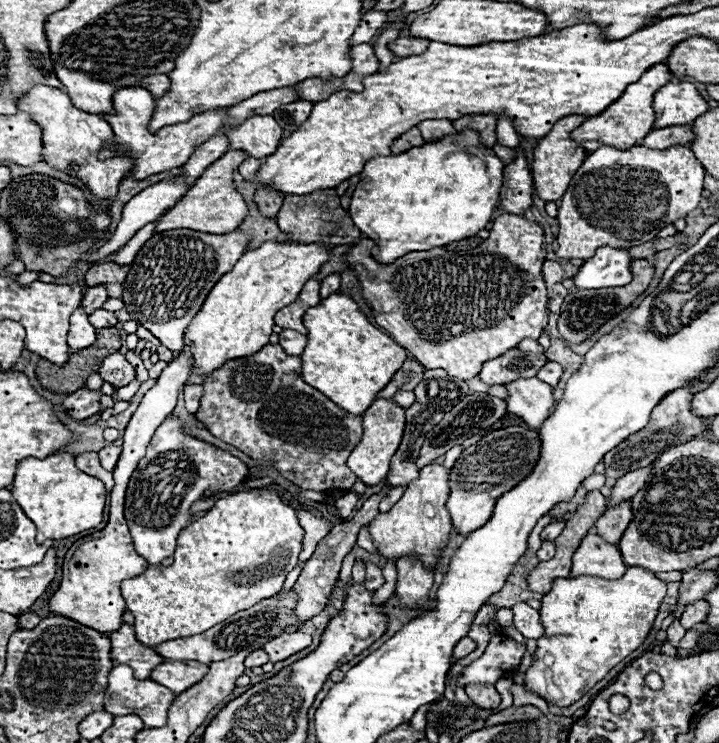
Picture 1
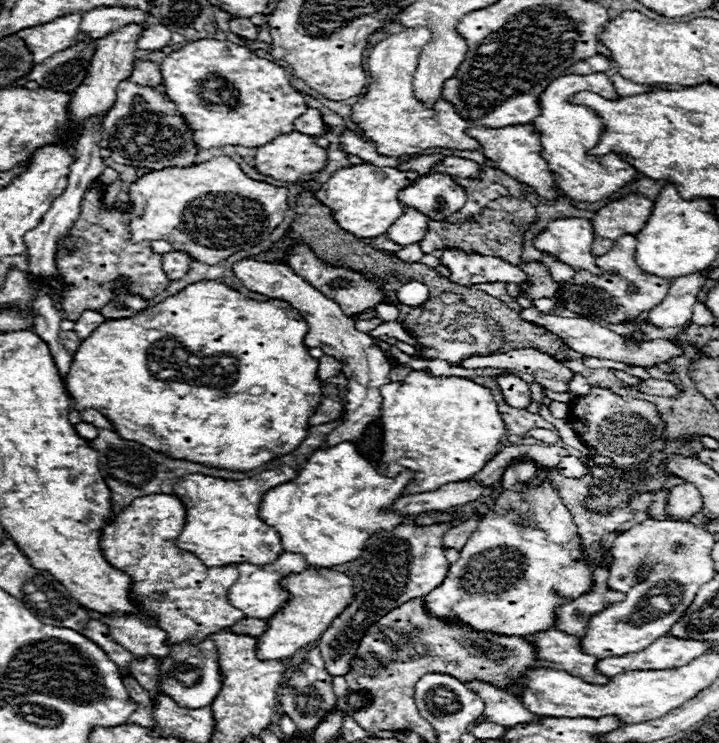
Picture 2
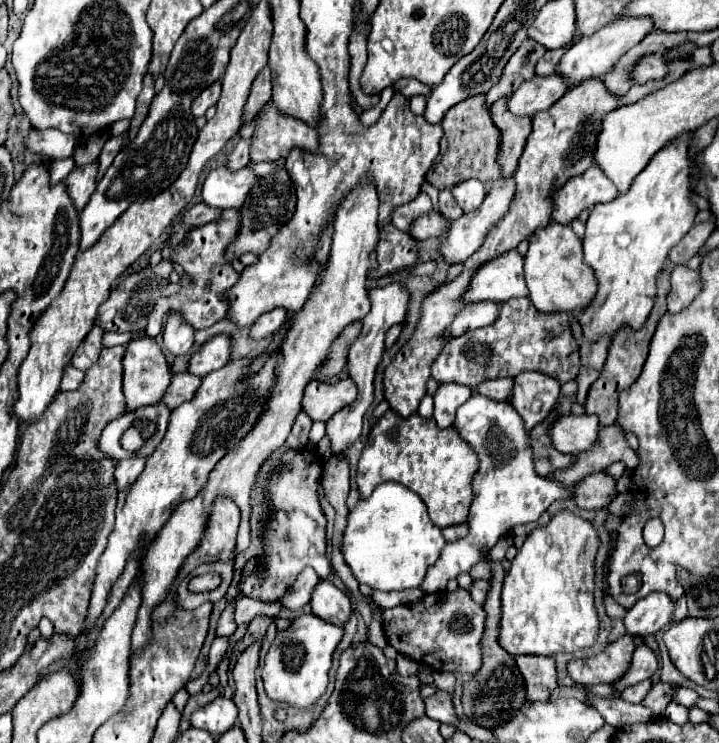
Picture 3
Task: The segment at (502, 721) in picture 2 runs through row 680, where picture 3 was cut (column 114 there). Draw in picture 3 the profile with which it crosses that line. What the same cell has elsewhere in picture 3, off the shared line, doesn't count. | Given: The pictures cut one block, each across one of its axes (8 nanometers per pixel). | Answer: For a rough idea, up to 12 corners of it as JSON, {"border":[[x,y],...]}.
{"border":[[126,458],[116,464],[114,482],[118,492],[136,482],[146,458]]}

